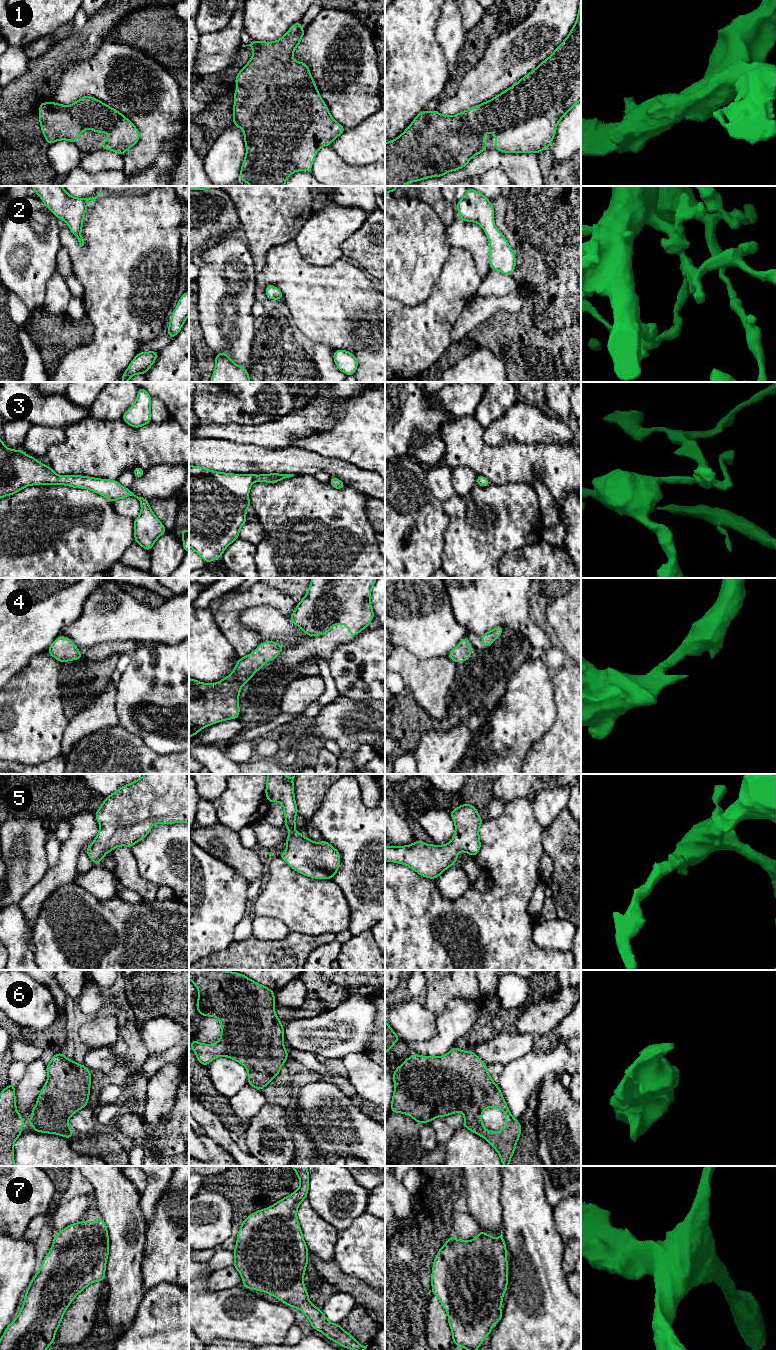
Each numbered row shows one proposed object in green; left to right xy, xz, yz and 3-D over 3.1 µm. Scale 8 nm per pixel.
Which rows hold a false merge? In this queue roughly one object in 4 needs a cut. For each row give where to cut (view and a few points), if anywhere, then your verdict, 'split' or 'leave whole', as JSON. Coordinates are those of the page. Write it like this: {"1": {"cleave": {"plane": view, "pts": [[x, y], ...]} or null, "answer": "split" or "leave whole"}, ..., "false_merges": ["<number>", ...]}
{"1": {"cleave": null, "answer": "leave whole"}, "2": {"cleave": null, "answer": "leave whole"}, "3": {"cleave": null, "answer": "leave whole"}, "4": {"cleave": null, "answer": "leave whole"}, "5": {"cleave": null, "answer": "leave whole"}, "6": {"cleave": null, "answer": "leave whole"}, "7": {"cleave": null, "answer": "leave whole"}, "false_merges": []}

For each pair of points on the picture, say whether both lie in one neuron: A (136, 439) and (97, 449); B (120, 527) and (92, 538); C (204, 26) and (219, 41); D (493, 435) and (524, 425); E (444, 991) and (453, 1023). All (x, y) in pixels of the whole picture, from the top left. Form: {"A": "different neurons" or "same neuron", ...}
{"A": "same neuron", "B": "same neuron", "C": "different neurons", "D": "same neuron", "E": "different neurons"}

